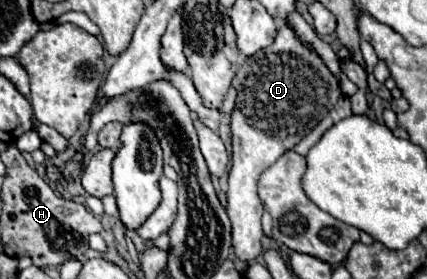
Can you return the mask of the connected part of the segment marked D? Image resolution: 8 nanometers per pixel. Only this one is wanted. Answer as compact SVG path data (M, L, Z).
M287 25L277 29L273 45L243 61L233 79L233 87L237 87L237 101L231 113L233 165L229 171L227 213L233 223L233 247L237 257L241 261L251 261L263 251L263 203L257 195L259 175L311 133L317 123L325 119L343 91L321 57L301 43Z

